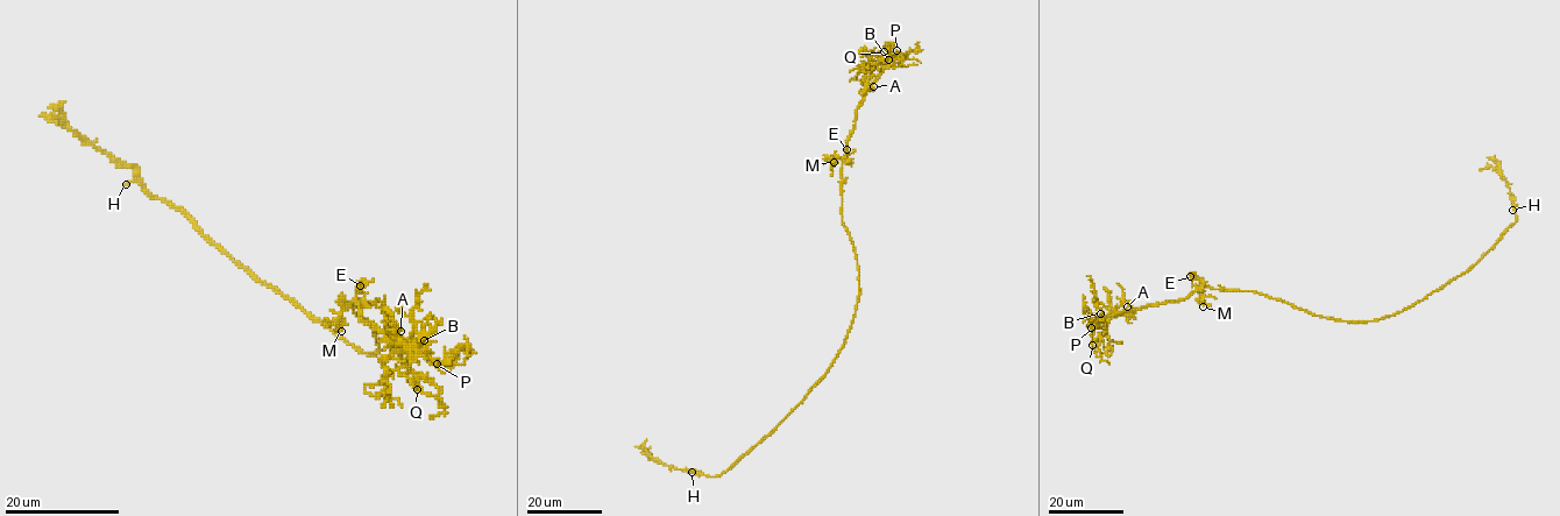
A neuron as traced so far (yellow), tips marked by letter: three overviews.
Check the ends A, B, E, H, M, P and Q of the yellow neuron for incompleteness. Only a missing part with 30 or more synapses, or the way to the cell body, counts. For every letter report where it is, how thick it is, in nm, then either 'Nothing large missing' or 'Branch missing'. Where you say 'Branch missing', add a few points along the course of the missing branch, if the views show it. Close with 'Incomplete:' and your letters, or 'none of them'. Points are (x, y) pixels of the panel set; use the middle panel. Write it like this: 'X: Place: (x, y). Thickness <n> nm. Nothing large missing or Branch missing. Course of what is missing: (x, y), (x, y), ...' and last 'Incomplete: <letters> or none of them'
A: Place: (873, 86). Thickness 140 nm. Nothing large missing
B: Place: (888, 59). Thickness 100 nm. Nothing large missing
E: Place: (846, 149). Thickness 120 nm. Nothing large missing
H: Place: (692, 472). Thickness 140 nm. Nothing large missing
M: Place: (834, 162). Thickness 140 nm. Nothing large missing
P: Place: (896, 50). Thickness 200 nm. Branch missing. Course of what is missing: (896, 50), (907, 33), (905, 26), (870, 22), (808, 41), (771, 72)
Q: Place: (884, 51). Thickness 110 nm. Nothing large missing
Incomplete: P

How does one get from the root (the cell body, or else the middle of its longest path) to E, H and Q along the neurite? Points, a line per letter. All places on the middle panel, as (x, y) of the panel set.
E: (853, 316), (858, 266), (842, 217), (842, 164), (848, 154), (846, 149)
H: (853, 316), (845, 343), (827, 374), (768, 435), (718, 475), (692, 472)
Q: (853, 316), (858, 266), (842, 217), (842, 167), (856, 110), (881, 70), (878, 63), (884, 51)

